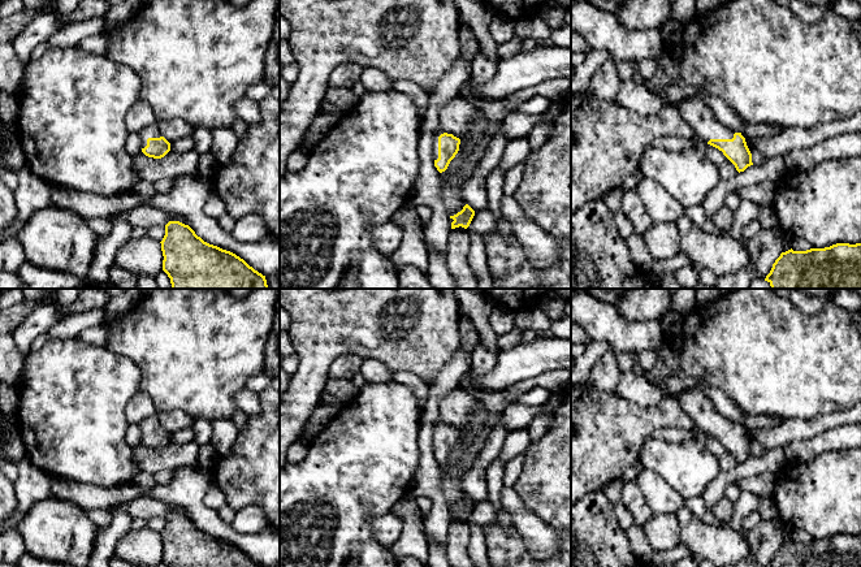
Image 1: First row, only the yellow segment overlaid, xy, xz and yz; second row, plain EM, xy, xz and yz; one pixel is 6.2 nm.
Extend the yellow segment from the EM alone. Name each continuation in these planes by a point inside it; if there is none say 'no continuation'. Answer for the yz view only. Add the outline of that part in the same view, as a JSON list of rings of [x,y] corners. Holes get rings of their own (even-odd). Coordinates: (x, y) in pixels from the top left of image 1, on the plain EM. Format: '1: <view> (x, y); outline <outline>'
1: yz (695, 403); outline [[[700,389],[683,391],[678,397],[683,411],[692,419],[695,425],[705,434],[710,430],[732,430],[735,423],[722,416]]]

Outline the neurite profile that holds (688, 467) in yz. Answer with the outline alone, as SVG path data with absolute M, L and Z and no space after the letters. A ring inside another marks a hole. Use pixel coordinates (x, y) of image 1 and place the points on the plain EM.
M695 437L672 443L648 438L639 460L645 469L663 477L684 499L700 497L722 472L718 458Z

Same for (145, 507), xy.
M140 497L138 499L122 503L111 508L109 512L113 514L116 510L125 510L133 519L143 519L146 521L155 516L165 518L169 512L179 512L189 516L187 511L181 506L161 502L150 497Z

